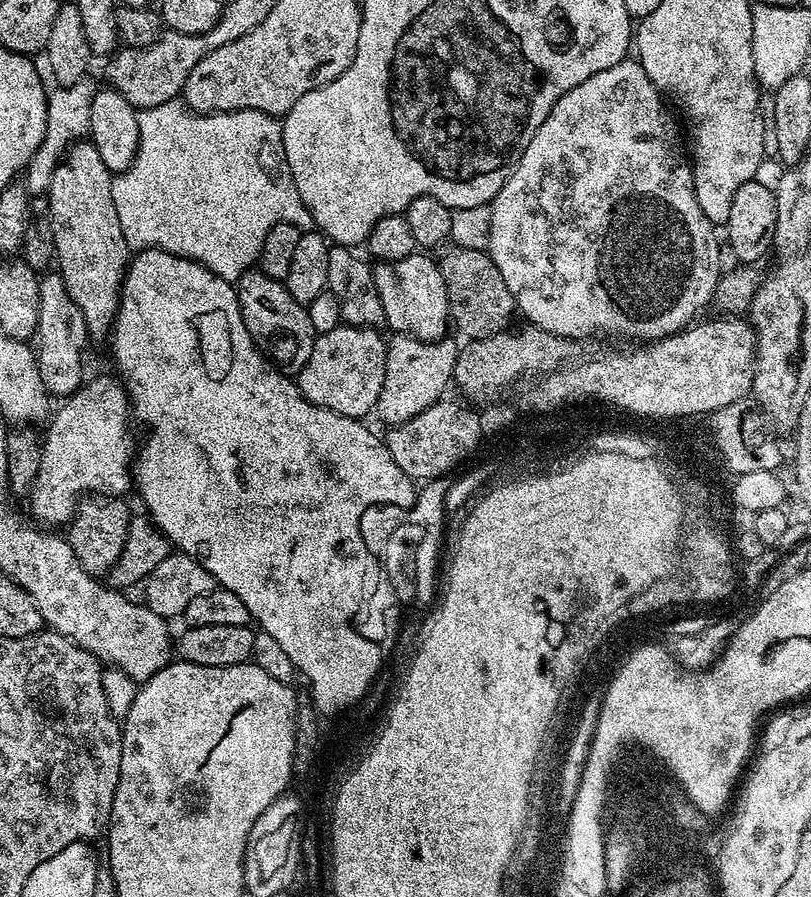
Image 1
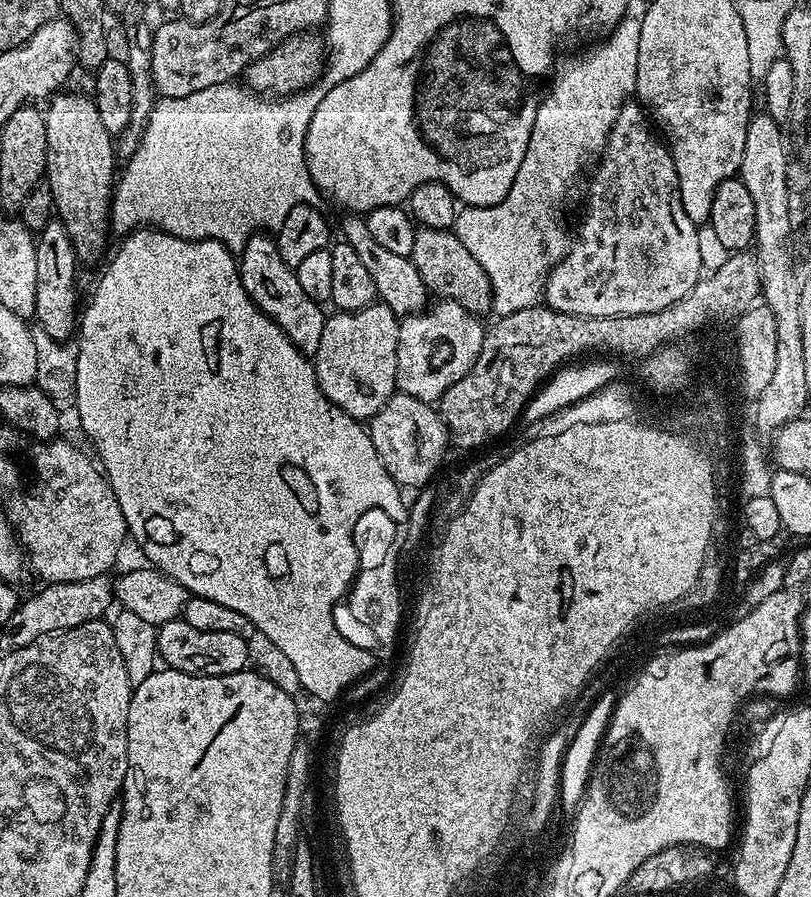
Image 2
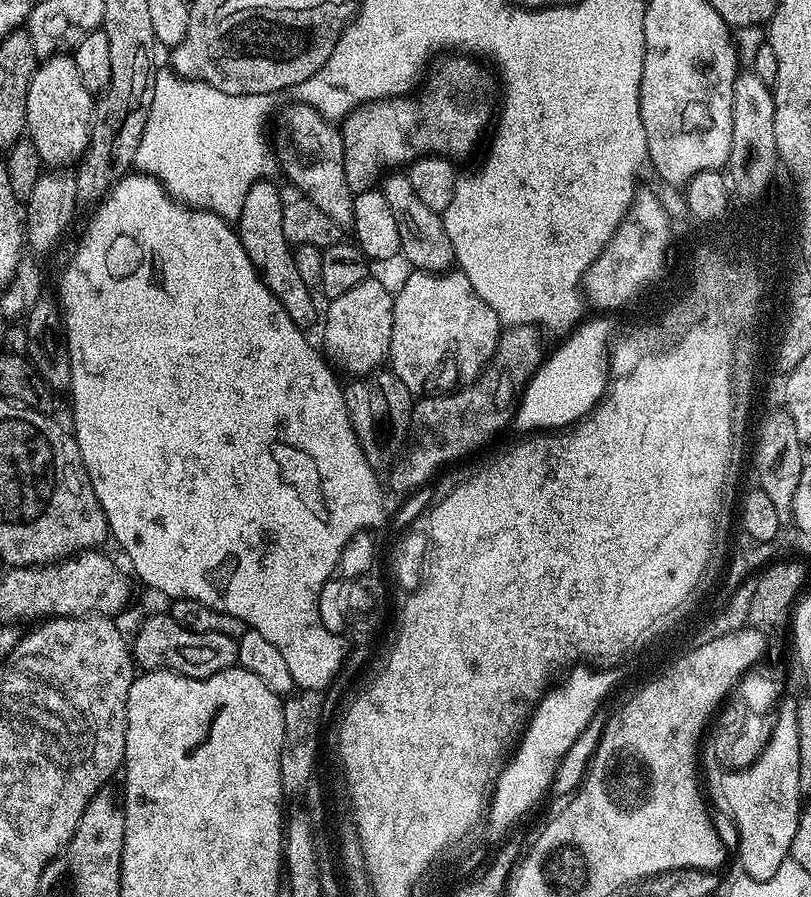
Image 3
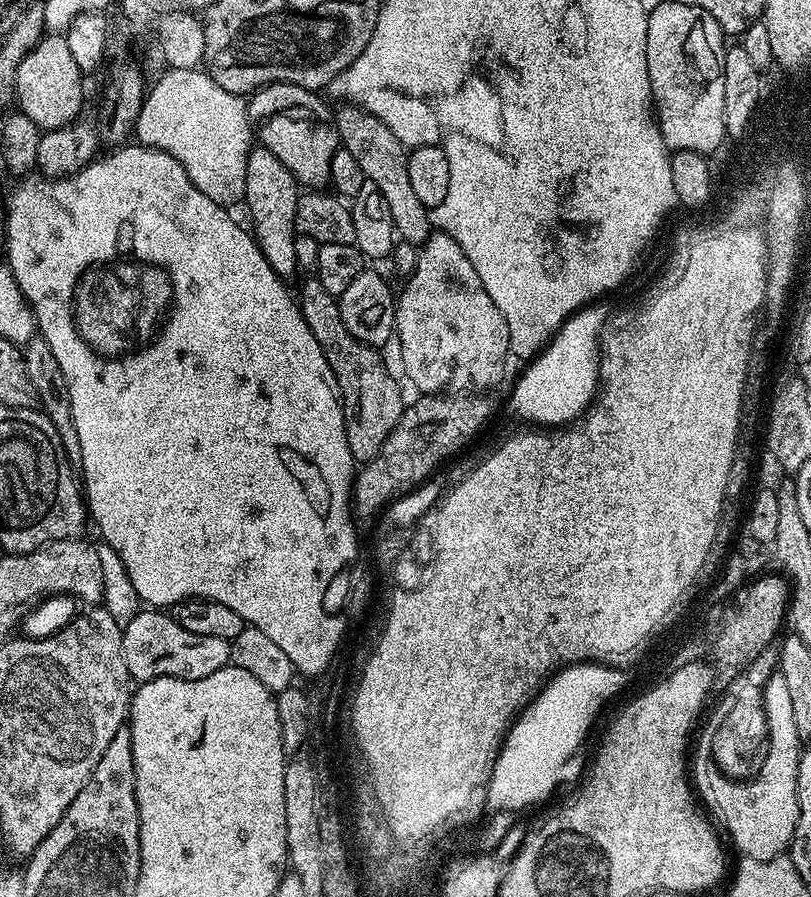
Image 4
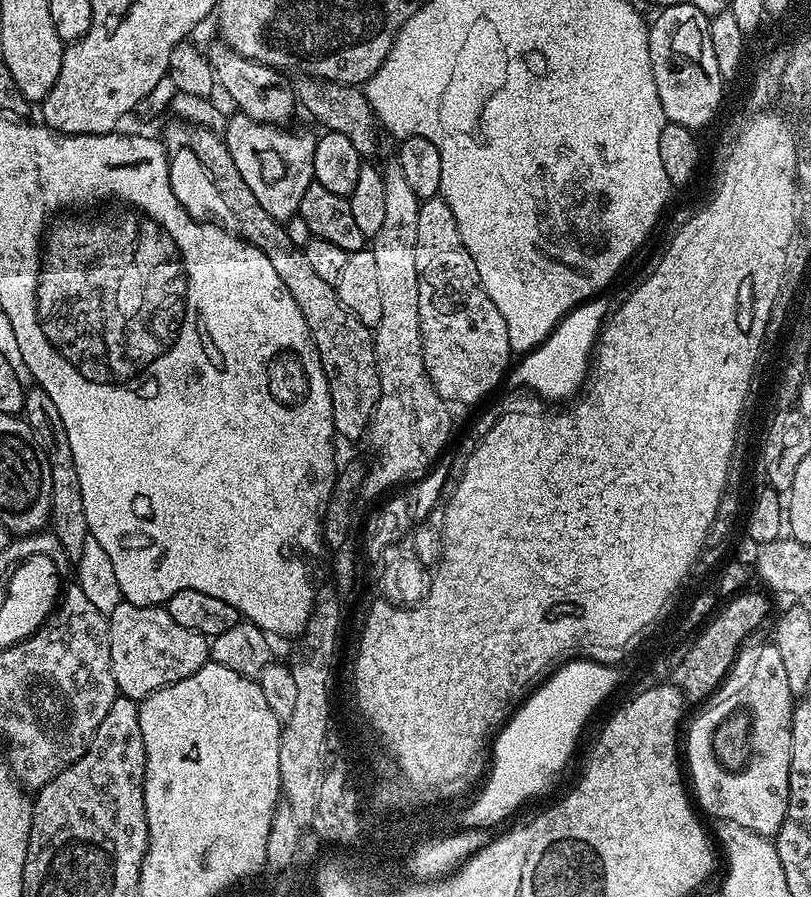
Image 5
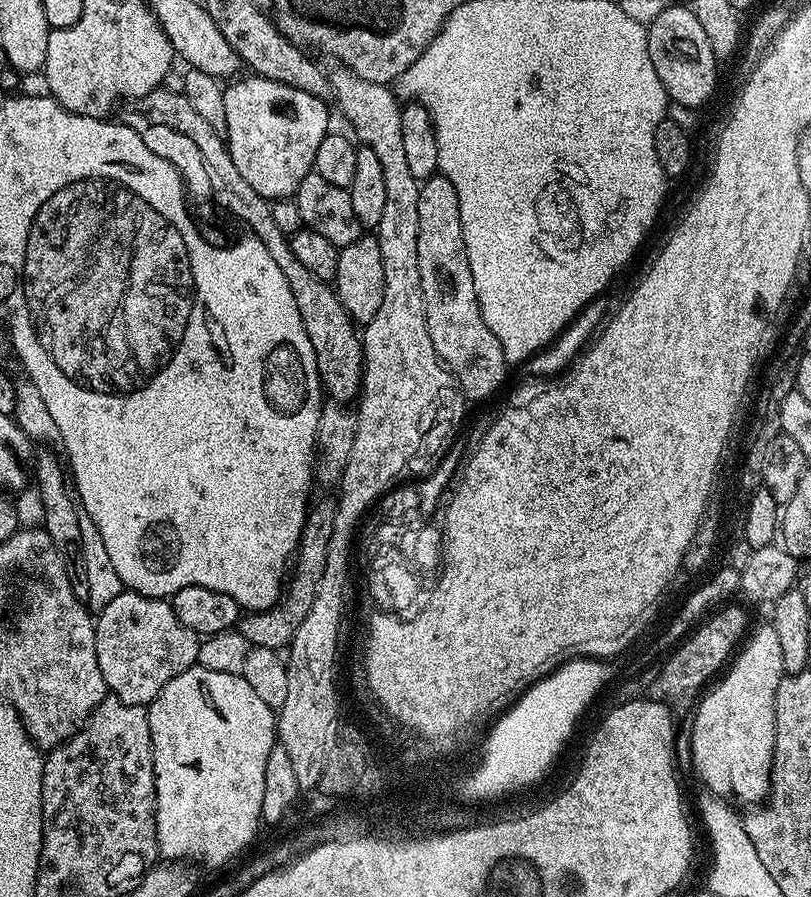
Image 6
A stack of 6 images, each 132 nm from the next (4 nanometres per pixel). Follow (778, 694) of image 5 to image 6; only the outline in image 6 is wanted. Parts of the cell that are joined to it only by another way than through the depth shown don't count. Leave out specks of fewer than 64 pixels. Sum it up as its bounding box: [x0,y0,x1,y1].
[692,622,786,806]

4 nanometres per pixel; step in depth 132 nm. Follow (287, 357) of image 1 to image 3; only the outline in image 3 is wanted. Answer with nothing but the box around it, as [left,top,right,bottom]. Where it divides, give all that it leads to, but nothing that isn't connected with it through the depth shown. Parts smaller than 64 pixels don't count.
[238,178,318,330]

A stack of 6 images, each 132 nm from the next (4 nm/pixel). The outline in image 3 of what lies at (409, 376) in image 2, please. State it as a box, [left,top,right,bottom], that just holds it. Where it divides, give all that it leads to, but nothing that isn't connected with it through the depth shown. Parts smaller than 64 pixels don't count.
[388,270,502,394]

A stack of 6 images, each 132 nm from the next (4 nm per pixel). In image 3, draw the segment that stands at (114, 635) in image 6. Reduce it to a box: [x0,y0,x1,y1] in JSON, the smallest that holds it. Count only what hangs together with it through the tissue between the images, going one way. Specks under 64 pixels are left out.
[130,614,236,680]

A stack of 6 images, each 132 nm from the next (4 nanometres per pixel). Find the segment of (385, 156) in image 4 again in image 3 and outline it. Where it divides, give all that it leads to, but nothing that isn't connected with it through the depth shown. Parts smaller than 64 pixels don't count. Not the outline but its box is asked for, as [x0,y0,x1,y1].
[382,170,456,272]

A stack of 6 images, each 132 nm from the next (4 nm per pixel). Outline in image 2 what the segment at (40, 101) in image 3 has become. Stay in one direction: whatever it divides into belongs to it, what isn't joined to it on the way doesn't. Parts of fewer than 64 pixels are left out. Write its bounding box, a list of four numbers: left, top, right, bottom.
[44,91,118,261]

